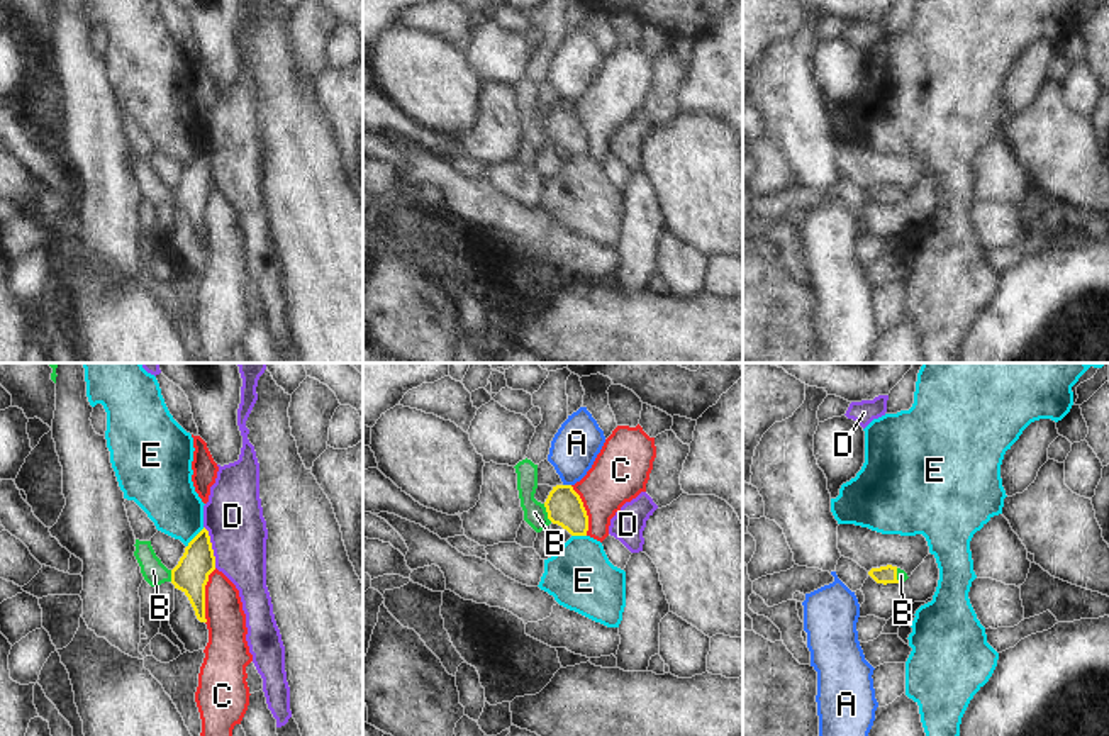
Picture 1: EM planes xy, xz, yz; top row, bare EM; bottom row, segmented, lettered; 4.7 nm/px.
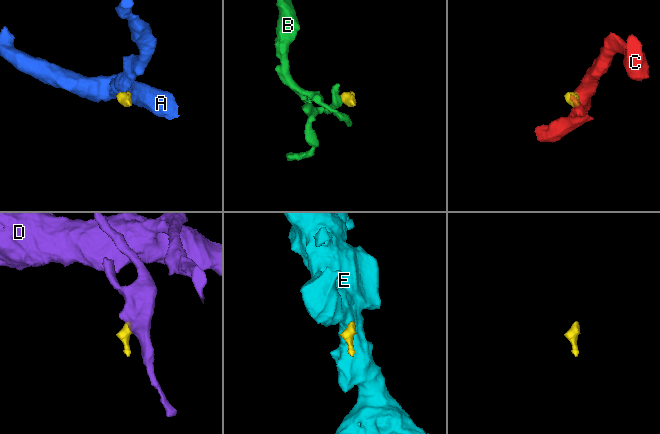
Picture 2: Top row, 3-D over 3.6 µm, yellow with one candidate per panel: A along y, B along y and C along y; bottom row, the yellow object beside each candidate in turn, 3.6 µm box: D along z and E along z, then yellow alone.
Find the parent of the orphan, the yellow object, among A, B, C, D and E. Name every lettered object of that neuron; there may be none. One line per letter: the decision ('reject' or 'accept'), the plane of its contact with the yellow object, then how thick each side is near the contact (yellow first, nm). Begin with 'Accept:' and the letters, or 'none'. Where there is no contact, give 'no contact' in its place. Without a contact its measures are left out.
Accept: B
A: reject; meets yellow in xz; 170 nm thick on the yellow side, 220 nm on the other
B: accept; meets yellow in xz; 170 nm thick on the yellow side, 110 nm on the other
C: reject; meets yellow in xy; 170 nm thick on the yellow side, 190 nm on the other
D: reject; meets yellow in xy; 170 nm thick on the yellow side, 280 nm on the other
E: reject; meets yellow in xy; 170 nm thick on the yellow side, 260 nm on the other

